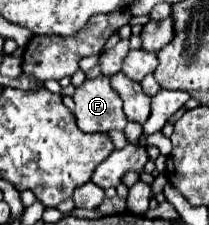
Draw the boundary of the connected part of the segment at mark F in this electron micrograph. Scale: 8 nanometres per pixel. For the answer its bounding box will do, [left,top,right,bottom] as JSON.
[72,77,126,133]

